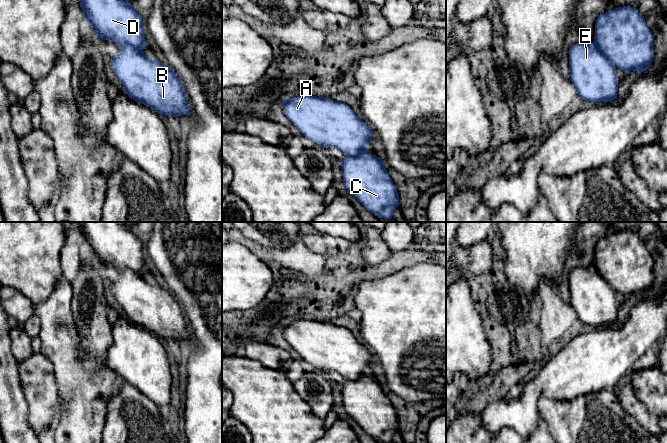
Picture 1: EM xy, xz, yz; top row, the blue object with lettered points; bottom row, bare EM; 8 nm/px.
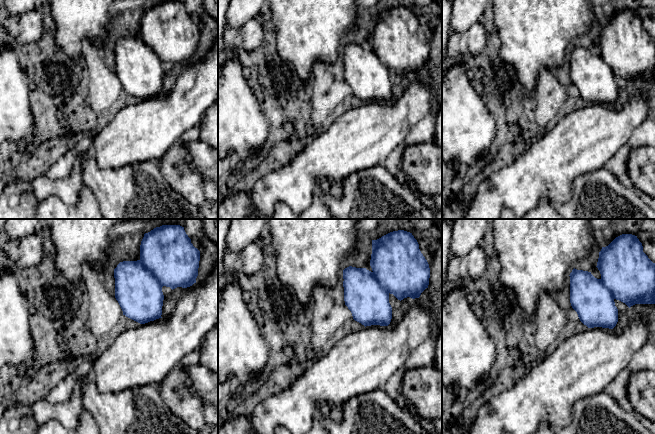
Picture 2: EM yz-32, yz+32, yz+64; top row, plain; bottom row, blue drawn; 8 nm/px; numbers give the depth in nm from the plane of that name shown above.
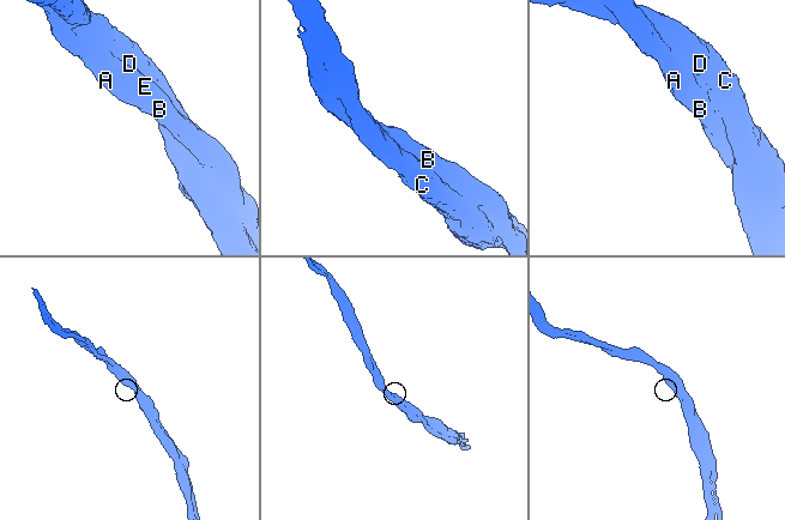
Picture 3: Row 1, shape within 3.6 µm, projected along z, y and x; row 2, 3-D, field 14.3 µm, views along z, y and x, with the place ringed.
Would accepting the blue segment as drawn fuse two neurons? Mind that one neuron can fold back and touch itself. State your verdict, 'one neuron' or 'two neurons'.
one neuron

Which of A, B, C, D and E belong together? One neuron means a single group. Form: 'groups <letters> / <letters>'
groups A B C D E

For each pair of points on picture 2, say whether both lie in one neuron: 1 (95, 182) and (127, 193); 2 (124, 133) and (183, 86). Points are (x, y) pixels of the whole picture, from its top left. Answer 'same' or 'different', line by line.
1: same
2: same

